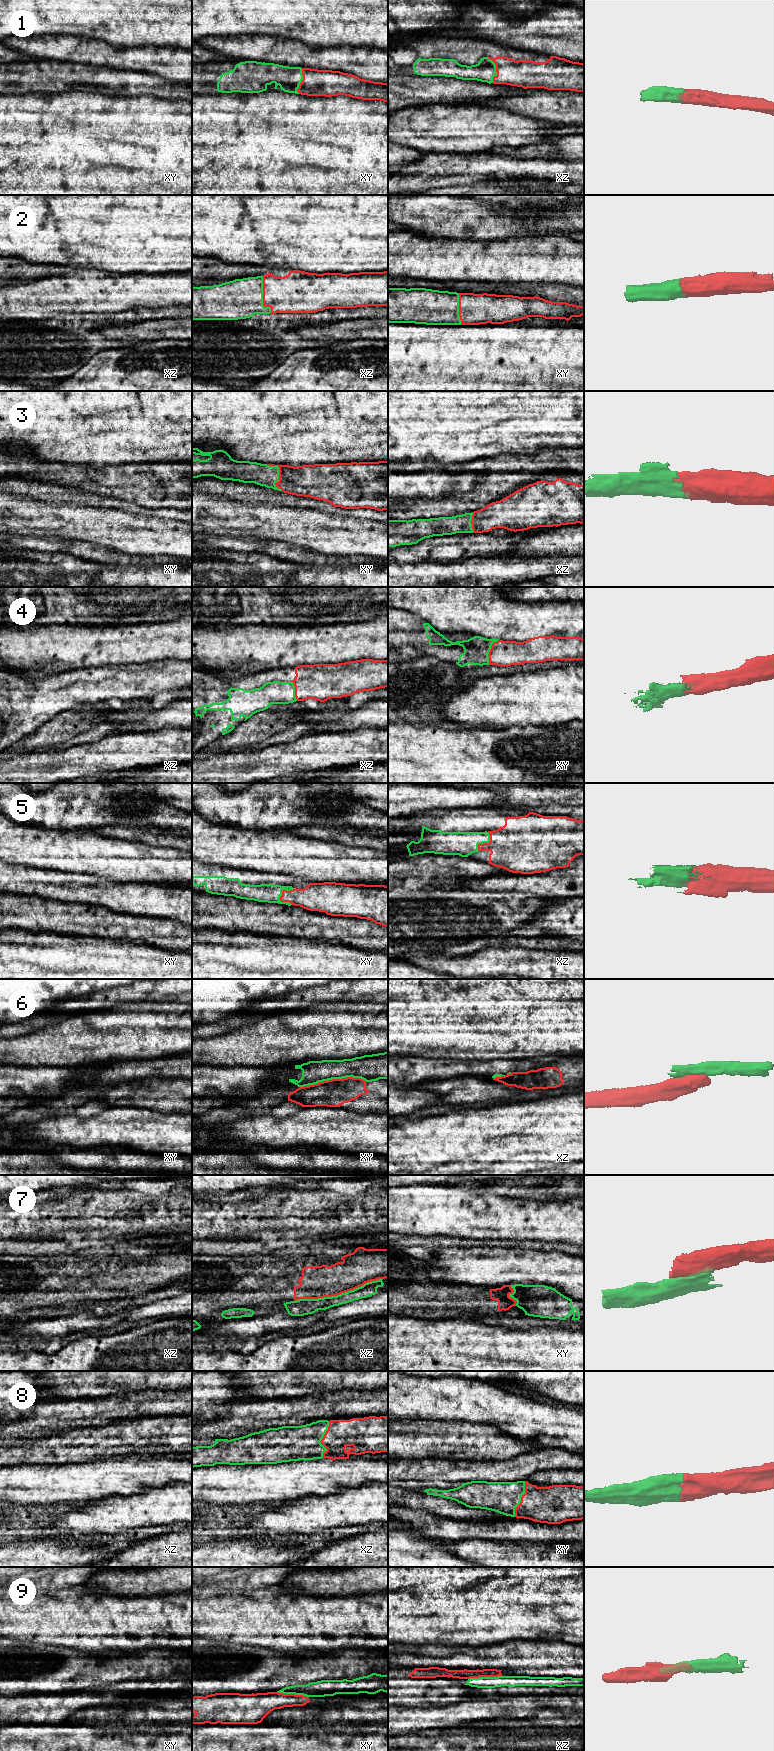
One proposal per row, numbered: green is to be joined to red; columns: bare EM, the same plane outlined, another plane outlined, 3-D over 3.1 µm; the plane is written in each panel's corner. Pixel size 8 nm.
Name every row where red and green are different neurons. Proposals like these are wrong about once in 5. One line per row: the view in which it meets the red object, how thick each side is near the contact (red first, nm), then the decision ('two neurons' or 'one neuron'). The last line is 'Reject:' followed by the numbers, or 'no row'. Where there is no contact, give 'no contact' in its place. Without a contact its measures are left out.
1: contact in xz; calibres 220 and 170 nm; one neuron
2: contact in xz; calibres 320 and 320 nm; one neuron
3: contact in xy; calibres 260 and 180 nm; one neuron
4: contact in xy; calibres 200 and 200 nm; one neuron
5: contact in xy; calibres 220 and 150 nm; one neuron
6: contact in xy; calibres 220 and 190 nm; two neurons
7: contact in xz; calibres 260 and 120 nm; two neurons
8: contact in xz; calibres 220 and 280 nm; one neuron
9: contact in xz; calibres 80 and 100 nm; one neuron
Reject: 6, 7

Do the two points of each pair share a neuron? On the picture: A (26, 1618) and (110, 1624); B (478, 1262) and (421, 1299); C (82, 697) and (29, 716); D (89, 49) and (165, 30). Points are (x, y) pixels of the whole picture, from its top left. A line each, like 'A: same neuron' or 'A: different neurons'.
A: same neuron
B: different neurons
C: same neuron
D: different neurons

